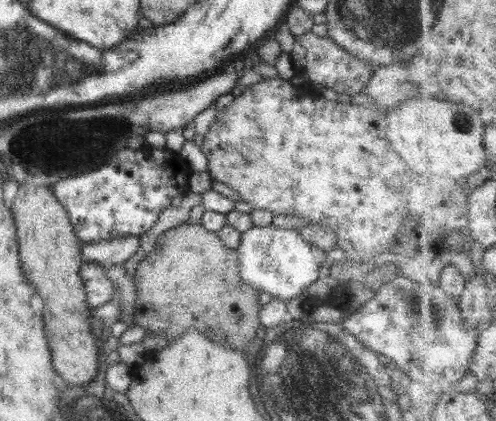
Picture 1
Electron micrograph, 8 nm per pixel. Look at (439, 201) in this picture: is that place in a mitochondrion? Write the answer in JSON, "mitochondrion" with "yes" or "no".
{"mitochondrion":"no"}

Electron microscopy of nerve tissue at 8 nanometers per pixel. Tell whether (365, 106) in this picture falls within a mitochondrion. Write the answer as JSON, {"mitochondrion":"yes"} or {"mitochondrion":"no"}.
{"mitochondrion":"no"}

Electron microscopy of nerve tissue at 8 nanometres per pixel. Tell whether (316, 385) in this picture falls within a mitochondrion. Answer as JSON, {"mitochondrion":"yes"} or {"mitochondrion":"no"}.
{"mitochondrion":"yes"}

